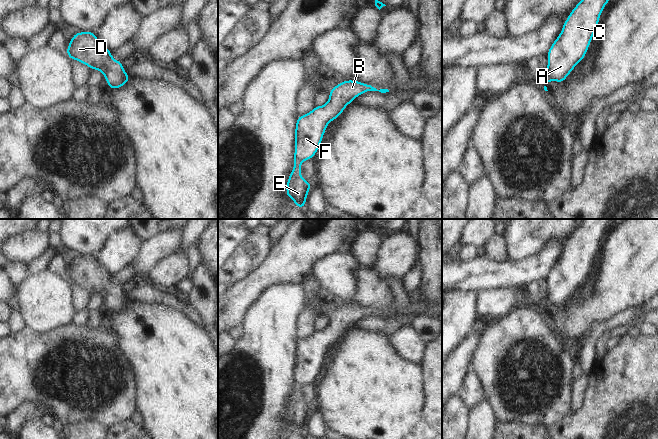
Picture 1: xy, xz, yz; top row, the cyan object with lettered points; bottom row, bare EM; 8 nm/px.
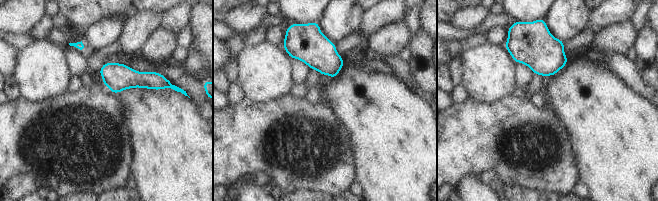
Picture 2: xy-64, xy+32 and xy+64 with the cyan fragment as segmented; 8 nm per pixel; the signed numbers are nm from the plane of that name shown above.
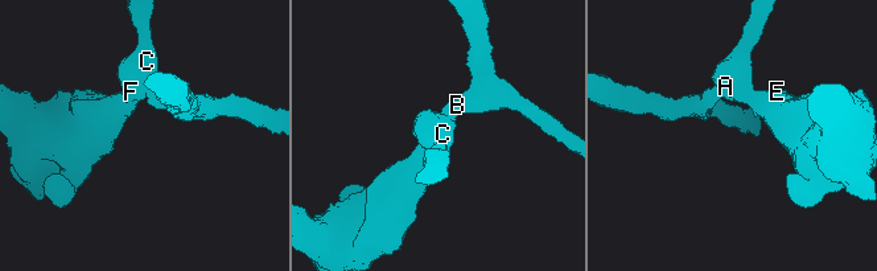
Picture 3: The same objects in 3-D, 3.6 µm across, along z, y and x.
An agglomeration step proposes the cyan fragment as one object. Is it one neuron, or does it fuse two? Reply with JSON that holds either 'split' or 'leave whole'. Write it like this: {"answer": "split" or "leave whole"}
{"answer": "leave whole"}

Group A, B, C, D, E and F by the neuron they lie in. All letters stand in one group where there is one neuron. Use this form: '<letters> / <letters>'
A B C D E F

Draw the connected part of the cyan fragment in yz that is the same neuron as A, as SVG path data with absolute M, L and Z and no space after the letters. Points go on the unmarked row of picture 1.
M584 219L565 244L561 257L548 274L546 294L537 296L537 305L546 309L551 304L562 307L588 276L593 259L598 252L599 242L613 219Z

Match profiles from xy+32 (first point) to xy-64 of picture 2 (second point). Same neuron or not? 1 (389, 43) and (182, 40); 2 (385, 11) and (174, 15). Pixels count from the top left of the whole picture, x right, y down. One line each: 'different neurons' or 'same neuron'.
1: different neurons
2: different neurons

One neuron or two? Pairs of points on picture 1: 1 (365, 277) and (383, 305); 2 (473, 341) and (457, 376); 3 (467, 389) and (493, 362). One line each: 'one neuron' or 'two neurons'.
1: one neuron
2: one neuron
3: two neurons

